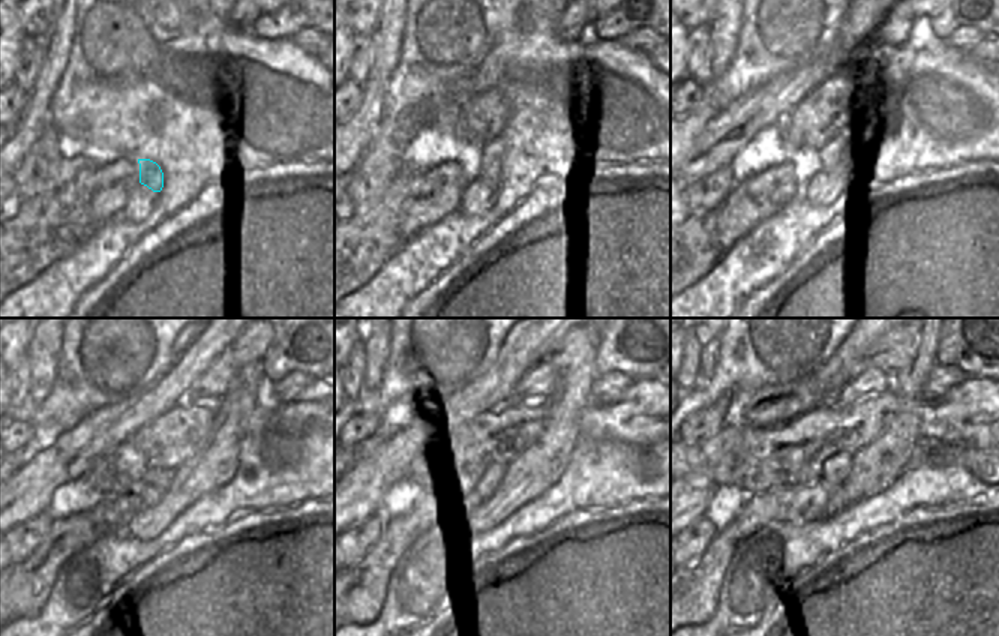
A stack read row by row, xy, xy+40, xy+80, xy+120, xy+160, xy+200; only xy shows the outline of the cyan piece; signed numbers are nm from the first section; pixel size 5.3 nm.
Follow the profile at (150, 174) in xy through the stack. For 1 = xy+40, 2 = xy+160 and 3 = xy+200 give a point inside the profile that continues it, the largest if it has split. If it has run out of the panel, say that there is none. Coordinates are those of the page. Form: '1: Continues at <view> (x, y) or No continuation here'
1: Continues at xy+40 (489, 161)
2: Continues at xy+160 (494, 474)
3: Continues at xy+200 (837, 467).

